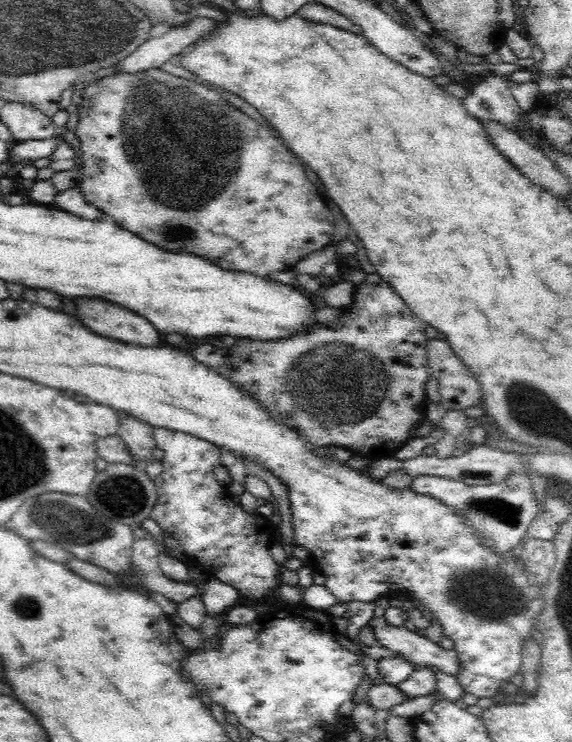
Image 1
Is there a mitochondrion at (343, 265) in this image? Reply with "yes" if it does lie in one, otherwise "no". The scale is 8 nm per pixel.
no

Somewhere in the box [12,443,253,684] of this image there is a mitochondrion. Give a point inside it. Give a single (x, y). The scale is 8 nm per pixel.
(73, 527)

